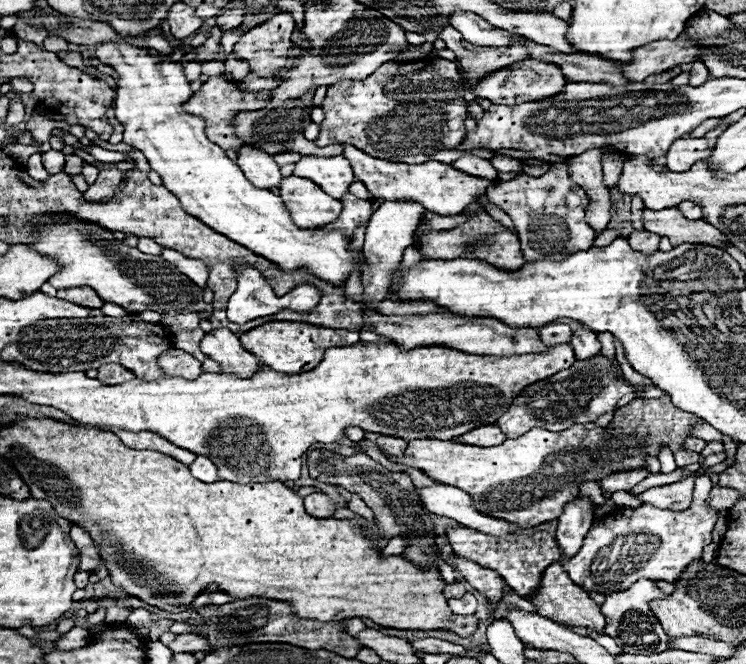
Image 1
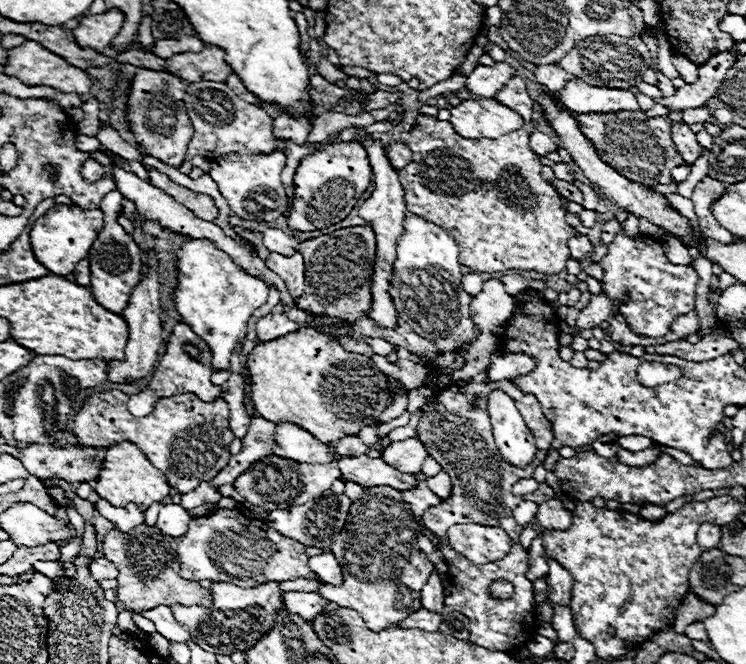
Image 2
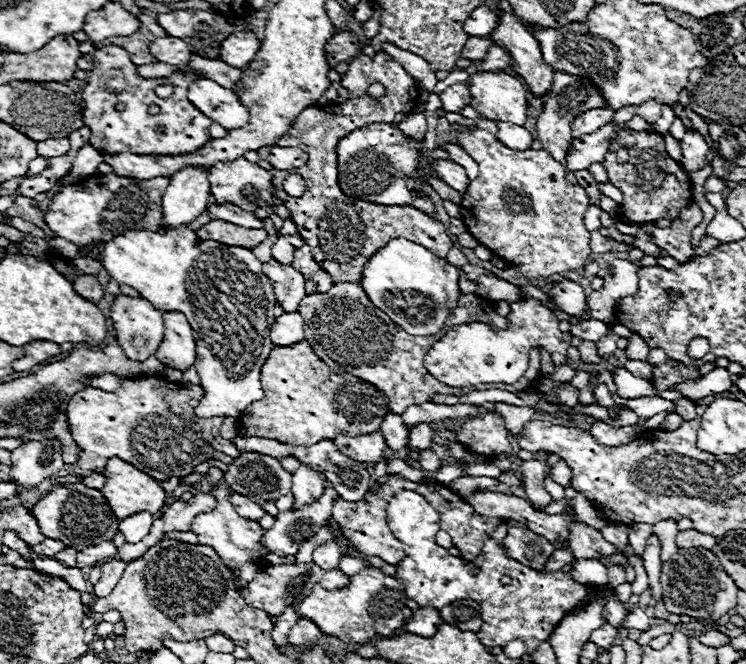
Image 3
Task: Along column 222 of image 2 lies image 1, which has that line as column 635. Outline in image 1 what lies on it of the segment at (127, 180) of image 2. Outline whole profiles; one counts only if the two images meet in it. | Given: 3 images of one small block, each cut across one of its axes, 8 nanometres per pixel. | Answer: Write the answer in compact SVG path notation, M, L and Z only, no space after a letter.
M642 230L642 232L632 232L628 236L628 242L632 246L632 250L636 252L642 252L642 254L652 254L658 250L658 242L660 242L660 236L658 234L652 234L648 230Z

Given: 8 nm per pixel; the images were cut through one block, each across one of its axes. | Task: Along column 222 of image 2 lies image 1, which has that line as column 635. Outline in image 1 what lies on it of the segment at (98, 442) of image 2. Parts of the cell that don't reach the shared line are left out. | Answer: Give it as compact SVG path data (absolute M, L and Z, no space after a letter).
M664 394L660 398L646 398L646 400L632 400L630 404L618 408L614 412L612 422L606 428L600 428L596 424L574 424L560 432L550 432L544 428L532 428L526 434L518 438L508 438L500 446L472 446L462 444L456 440L436 440L436 438L422 438L422 440L410 440L406 446L404 456L390 456L392 462L406 464L410 468L422 470L426 476L440 484L456 486L464 492L468 492L474 500L498 500L508 502L508 512L514 514L514 518L522 518L522 528L534 528L540 524L546 524L550 520L556 520L564 506L578 496L578 484L580 482L598 482L618 470L632 470L646 466L646 454L658 456L660 444L664 442L676 458L678 468L690 466L700 460L698 454L692 454L682 448L682 442L688 438L688 430L698 422L694 414L688 414L684 410L678 410L670 398Z

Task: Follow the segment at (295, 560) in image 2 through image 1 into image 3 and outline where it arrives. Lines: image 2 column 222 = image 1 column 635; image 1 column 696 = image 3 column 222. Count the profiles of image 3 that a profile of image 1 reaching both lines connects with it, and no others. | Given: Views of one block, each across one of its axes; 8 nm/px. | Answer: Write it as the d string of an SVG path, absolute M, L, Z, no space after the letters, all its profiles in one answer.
M222 478L218 480L218 484L214 486L212 494L218 498L218 506L212 512L206 514L198 514L190 526L190 530L198 536L200 544L208 544L216 550L216 554L226 562L226 566L234 568L234 566L242 566L246 560L254 558L256 564L264 564L264 556L268 552L262 552L262 544L260 544L260 536L264 534L264 530L260 528L258 521L242 518L238 512L234 510L232 502L230 502L230 494L232 488L230 484Z

